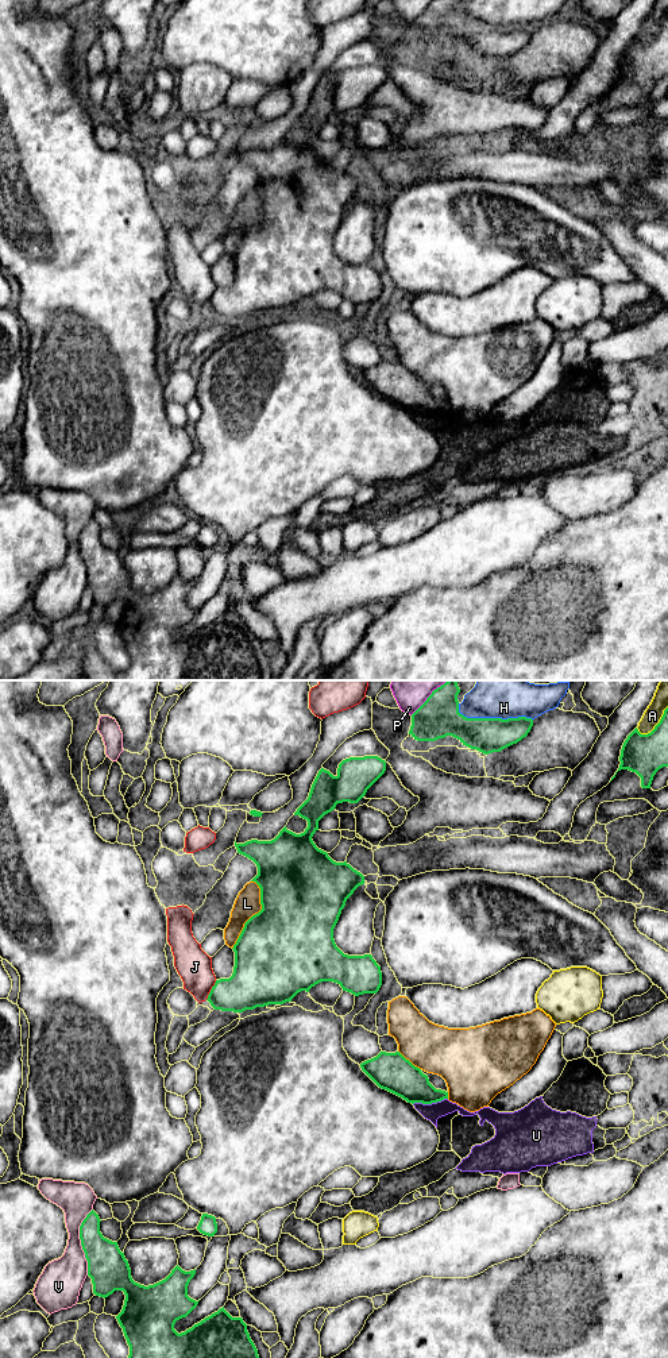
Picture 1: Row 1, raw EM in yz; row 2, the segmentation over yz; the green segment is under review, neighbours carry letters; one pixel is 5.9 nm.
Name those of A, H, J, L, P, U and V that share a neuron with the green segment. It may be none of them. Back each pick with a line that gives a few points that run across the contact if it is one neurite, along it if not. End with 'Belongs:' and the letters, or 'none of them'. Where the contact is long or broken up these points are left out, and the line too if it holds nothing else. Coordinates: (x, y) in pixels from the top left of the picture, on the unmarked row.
Belongs: none of them

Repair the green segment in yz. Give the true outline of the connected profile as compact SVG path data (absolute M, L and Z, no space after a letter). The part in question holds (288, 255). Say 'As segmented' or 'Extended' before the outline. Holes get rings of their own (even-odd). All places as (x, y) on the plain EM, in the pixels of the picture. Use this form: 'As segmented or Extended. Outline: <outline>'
As segmented. Outline: M378 65L345 67L339 73L336 85L321 77L308 108L294 121L308 130L304 142L296 143L285 135L271 150L235 150L238 162L258 175L258 184L251 190L260 197L262 219L244 232L232 256L232 285L216 289L208 304L206 309L215 319L243 321L269 313L283 313L301 300L309 301L321 290L337 292L343 300L355 305L379 300L382 281L372 265L344 263L333 248L341 219L354 200L364 193L364 185L347 170L333 170L316 155L312 146L325 123L335 119L337 112L358 112L385 80L386 70Z

